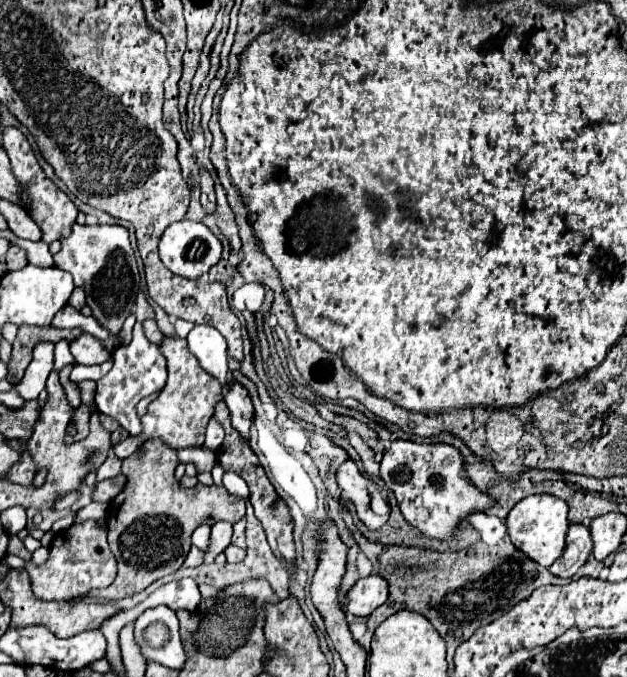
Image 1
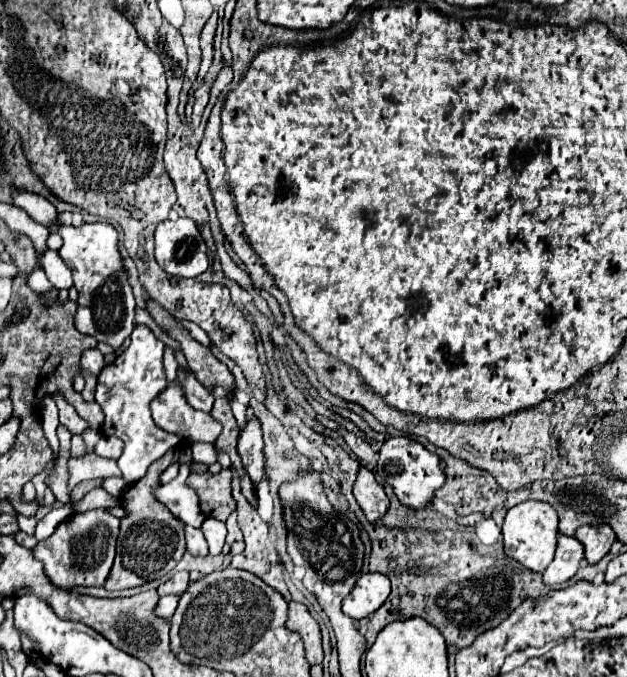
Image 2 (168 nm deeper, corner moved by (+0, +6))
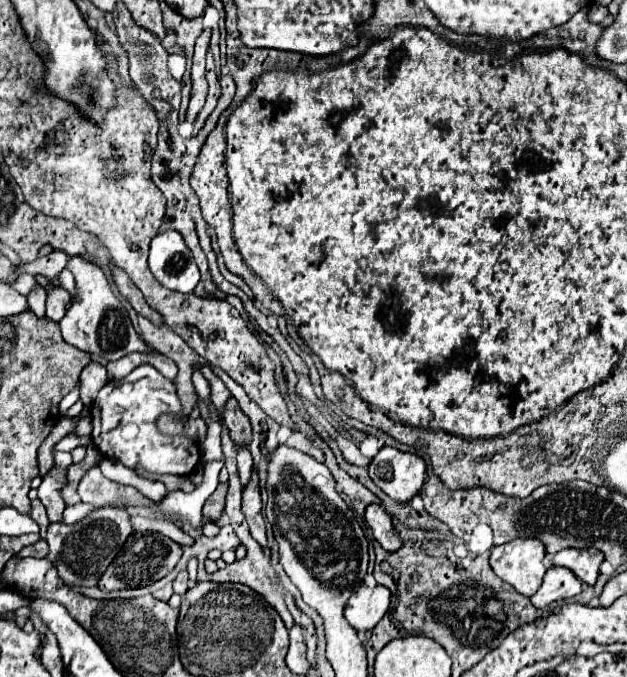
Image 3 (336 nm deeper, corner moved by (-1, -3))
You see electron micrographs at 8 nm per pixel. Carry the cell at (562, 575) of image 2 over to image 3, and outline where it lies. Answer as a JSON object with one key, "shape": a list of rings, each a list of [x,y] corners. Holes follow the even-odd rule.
{"shape":[[[550,566],[540,590],[530,598],[536,608],[544,608],[554,600],[566,600],[576,594],[580,594],[582,582],[572,574],[570,570],[564,570],[560,566]]]}

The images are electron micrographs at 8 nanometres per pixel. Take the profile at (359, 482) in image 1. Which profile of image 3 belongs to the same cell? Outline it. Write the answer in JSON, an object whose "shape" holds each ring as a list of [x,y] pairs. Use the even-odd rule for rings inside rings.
{"shape":[[[374,504],[374,506],[368,506],[366,508],[366,514],[364,514],[368,526],[372,528],[374,532],[374,538],[382,544],[384,550],[398,550],[402,544],[396,544],[396,532],[394,532],[394,524],[392,524],[392,518],[390,514],[382,508],[382,504]]]}

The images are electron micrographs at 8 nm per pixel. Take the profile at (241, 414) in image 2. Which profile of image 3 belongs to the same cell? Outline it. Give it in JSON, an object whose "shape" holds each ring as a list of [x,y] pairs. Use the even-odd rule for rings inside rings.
{"shape":[[[249,446],[237,448],[237,466],[242,488],[244,488],[250,479],[253,468],[253,460]]]}

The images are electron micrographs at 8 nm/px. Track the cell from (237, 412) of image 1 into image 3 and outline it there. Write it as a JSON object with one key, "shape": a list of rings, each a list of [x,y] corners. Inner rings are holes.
{"shape":[[[252,468],[252,476],[242,490],[242,512],[248,520],[250,534],[266,548],[266,528],[264,528],[264,518],[262,518],[262,498],[260,498],[260,482],[258,482],[258,470]]]}

